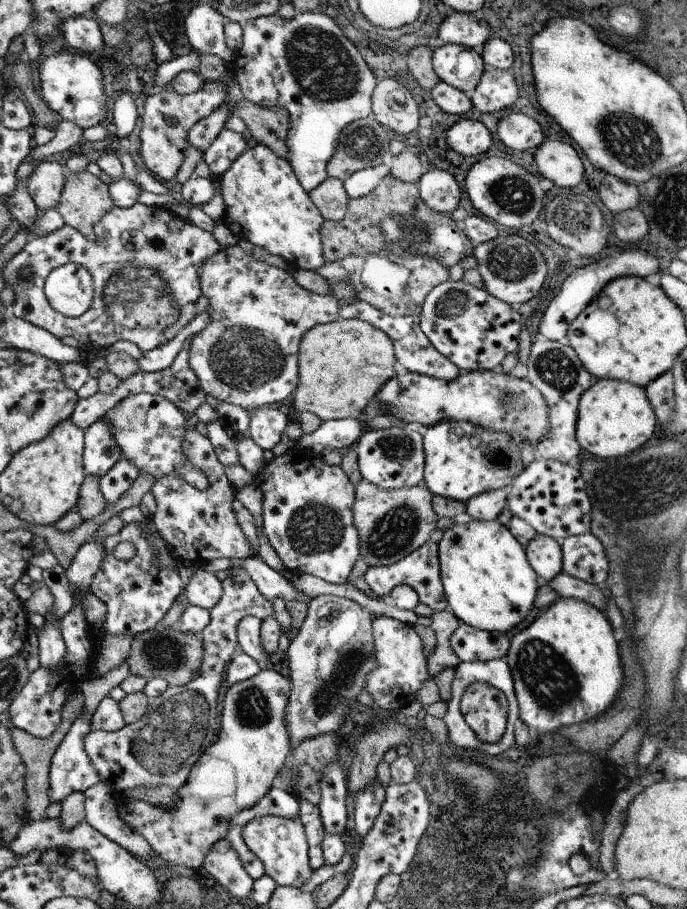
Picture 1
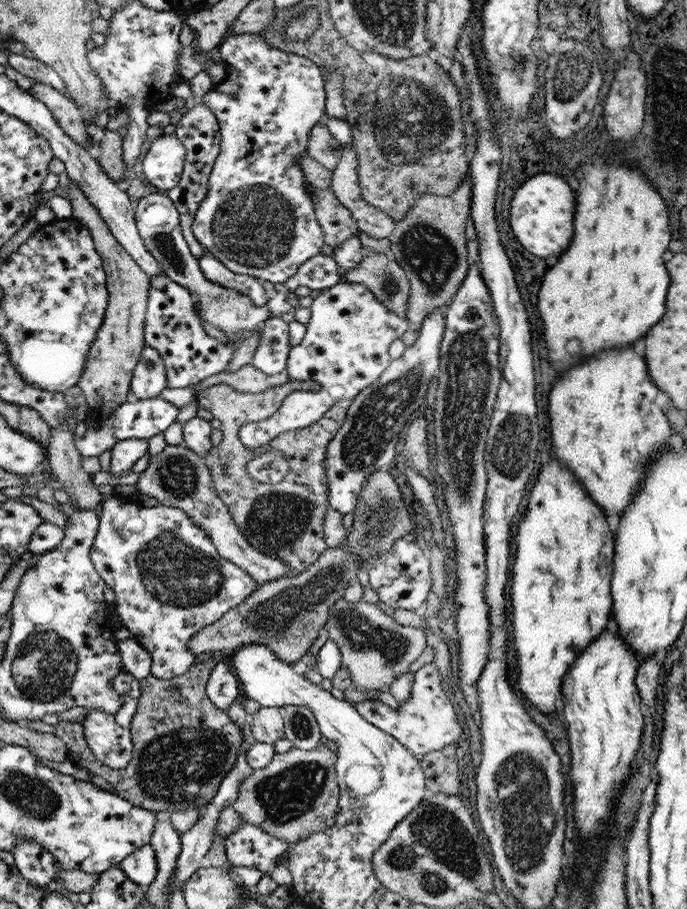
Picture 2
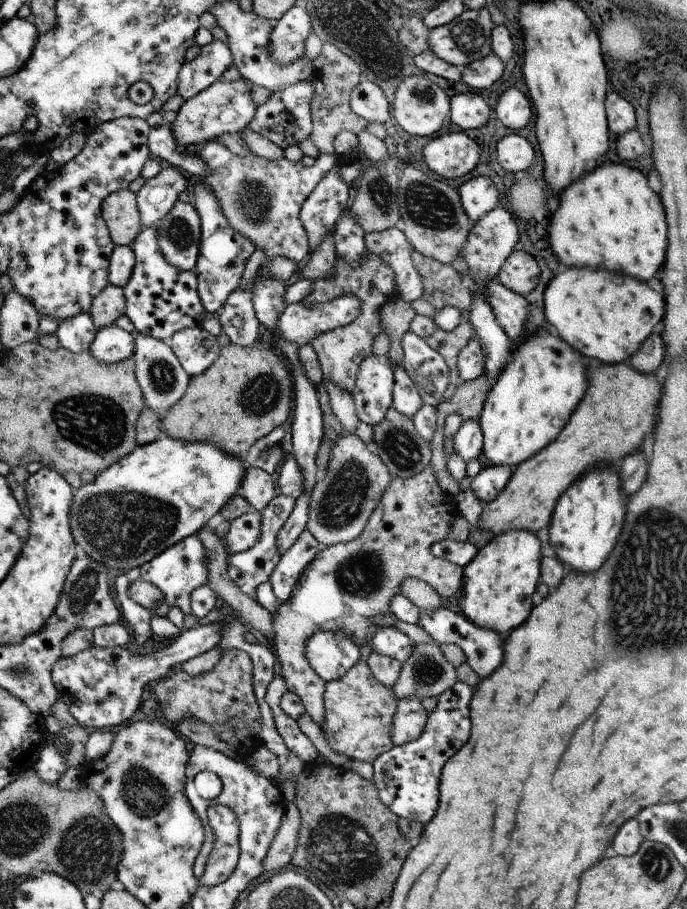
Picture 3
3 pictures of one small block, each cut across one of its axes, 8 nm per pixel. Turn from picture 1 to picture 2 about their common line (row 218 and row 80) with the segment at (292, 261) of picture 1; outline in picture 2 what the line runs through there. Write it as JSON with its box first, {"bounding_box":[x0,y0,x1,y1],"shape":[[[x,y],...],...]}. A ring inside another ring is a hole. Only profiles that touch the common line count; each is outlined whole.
{"bounding_box":[193,32,325,282],"shape":[[[230,32],[224,41],[218,46],[222,64],[226,69],[226,78],[206,93],[200,100],[205,104],[210,112],[214,113],[219,123],[219,131],[221,134],[221,143],[218,156],[213,164],[209,181],[208,192],[204,200],[200,203],[193,223],[193,233],[198,242],[210,251],[224,266],[227,266],[236,274],[252,275],[260,281],[268,280],[268,282],[286,282],[291,276],[294,276],[299,268],[303,266],[307,260],[318,255],[324,247],[325,233],[323,227],[319,223],[316,216],[314,199],[310,195],[310,191],[306,189],[306,173],[303,172],[302,158],[307,152],[307,144],[309,132],[312,127],[319,123],[325,115],[325,80],[320,67],[312,60],[298,56],[296,53],[288,53],[285,50],[276,49],[267,41],[262,39],[258,34],[233,34]]]}

